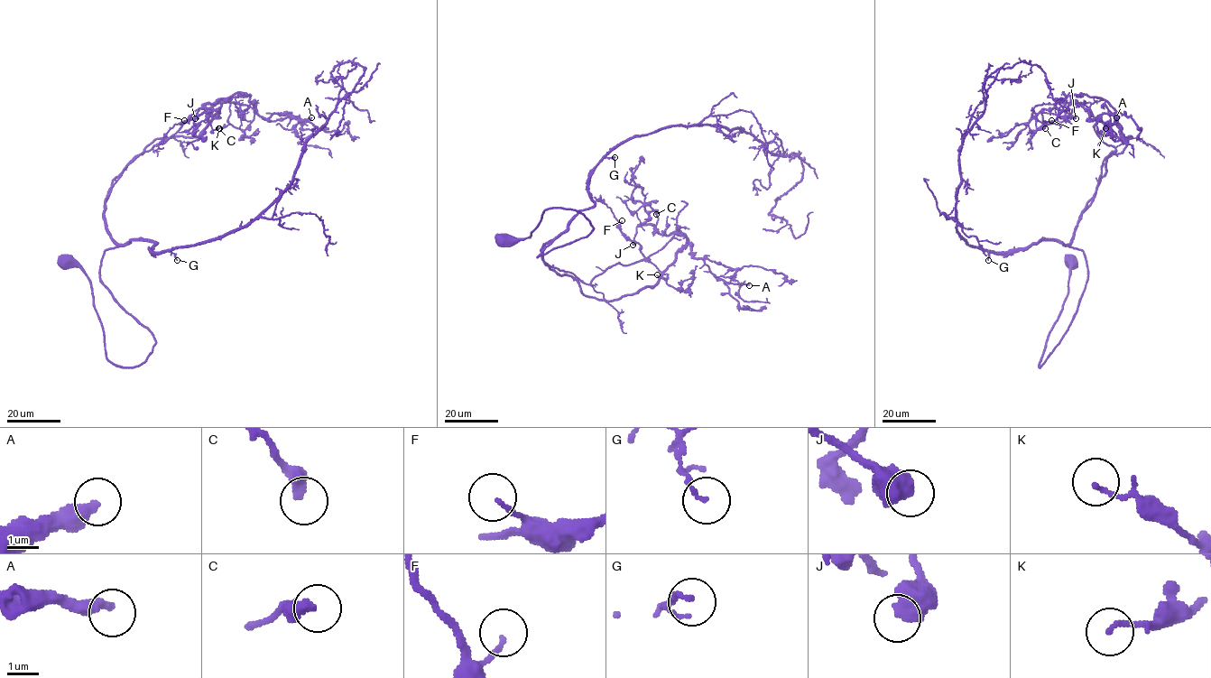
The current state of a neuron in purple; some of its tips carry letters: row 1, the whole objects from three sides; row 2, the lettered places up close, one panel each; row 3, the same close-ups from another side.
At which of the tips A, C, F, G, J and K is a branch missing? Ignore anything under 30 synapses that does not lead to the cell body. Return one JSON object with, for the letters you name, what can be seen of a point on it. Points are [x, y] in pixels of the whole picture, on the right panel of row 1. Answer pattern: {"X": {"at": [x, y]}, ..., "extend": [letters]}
{"A": {"at": [1116, 117]}, "extend": ["A"]}

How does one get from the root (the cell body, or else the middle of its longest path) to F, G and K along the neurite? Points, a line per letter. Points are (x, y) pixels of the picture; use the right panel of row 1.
F: (1070, 260), (1039, 367), (1084, 289), (1086, 257), (1070, 241), (1115, 150), (1095, 129), (1089, 102), (1051, 120)
G: (1070, 260), (1067, 294), (1039, 367), (1073, 320), (1087, 279), (1086, 255), (1039, 240), (989, 250), (988, 260)
K: (1070, 260), (1039, 367), (1087, 279), (1070, 241), (1115, 150), (1095, 129), (1088, 107), (1101, 99), (1105, 128)

